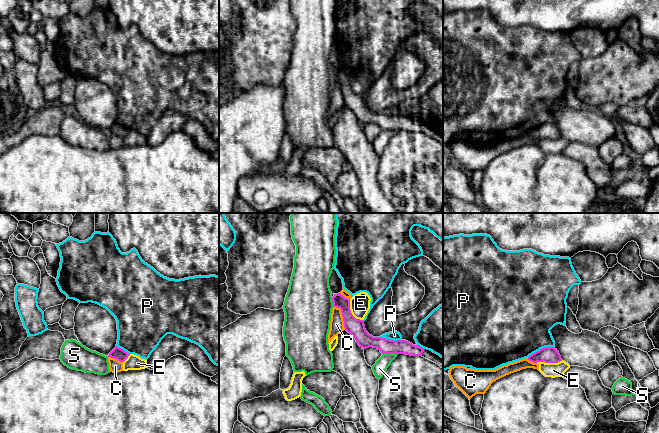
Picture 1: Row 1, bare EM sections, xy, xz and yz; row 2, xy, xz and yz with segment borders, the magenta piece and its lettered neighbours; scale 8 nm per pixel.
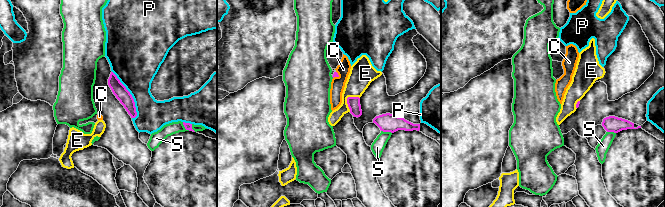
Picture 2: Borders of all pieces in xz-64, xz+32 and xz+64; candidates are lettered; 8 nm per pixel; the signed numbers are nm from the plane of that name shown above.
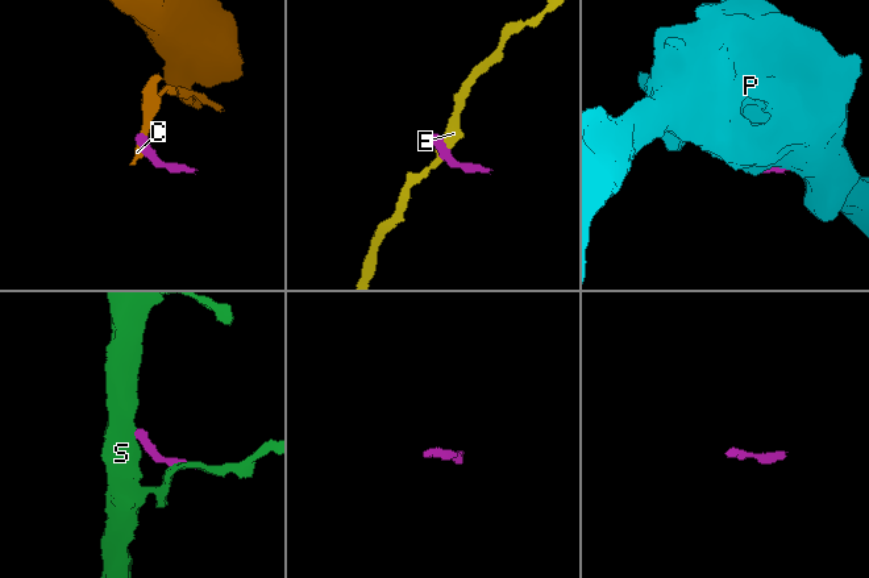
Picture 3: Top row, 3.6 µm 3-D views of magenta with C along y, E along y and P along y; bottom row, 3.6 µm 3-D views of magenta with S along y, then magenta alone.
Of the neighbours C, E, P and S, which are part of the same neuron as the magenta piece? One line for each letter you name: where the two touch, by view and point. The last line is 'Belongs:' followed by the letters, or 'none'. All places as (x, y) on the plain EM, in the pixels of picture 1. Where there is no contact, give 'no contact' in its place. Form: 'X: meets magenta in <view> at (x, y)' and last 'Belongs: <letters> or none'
Belongs: none

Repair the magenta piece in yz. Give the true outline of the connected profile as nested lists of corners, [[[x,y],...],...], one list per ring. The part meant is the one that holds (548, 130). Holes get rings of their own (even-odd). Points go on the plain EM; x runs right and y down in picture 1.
[[[554,123],[542,124],[539,127],[530,131],[528,133],[528,136],[533,139],[537,138],[558,139],[562,137],[559,128]]]

